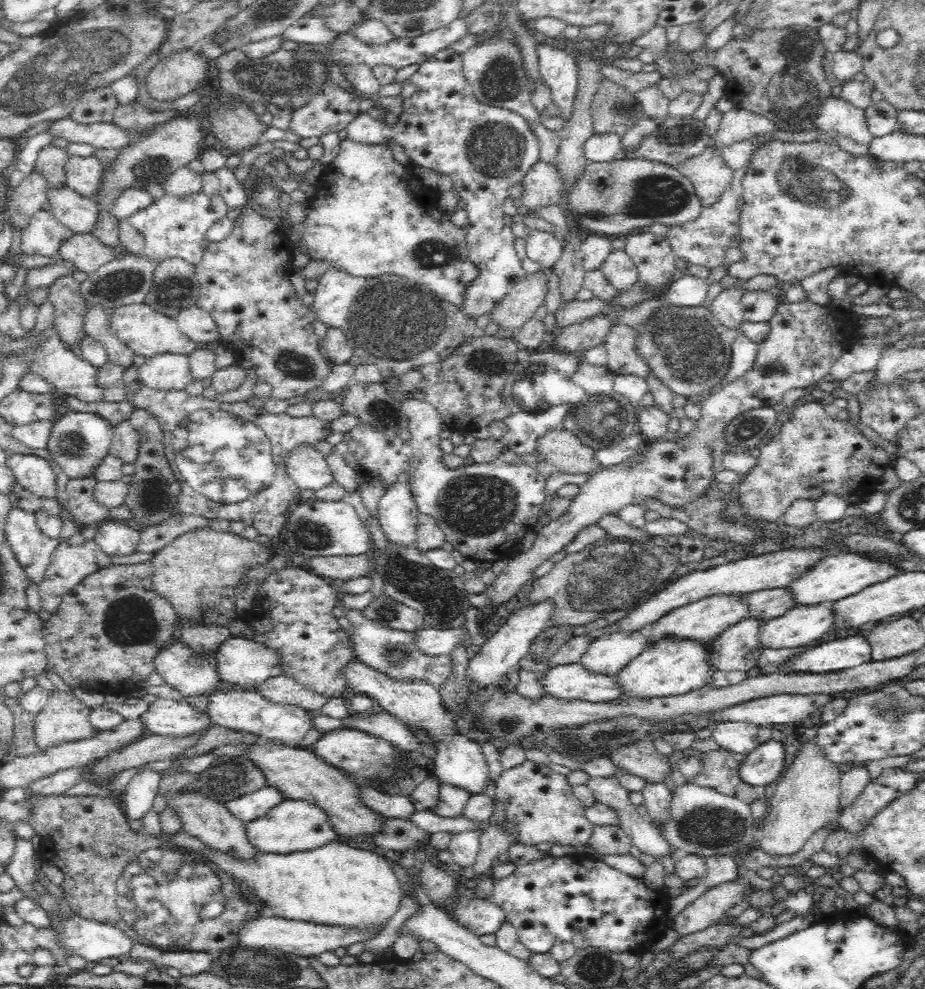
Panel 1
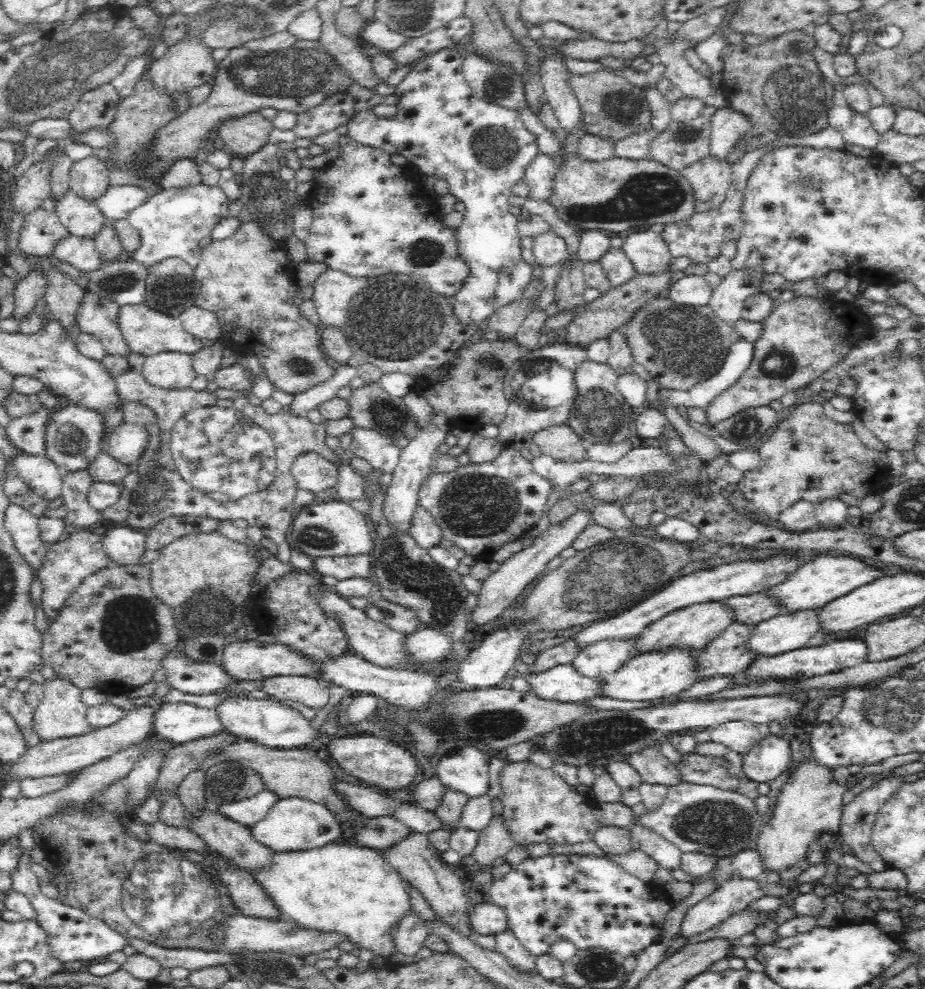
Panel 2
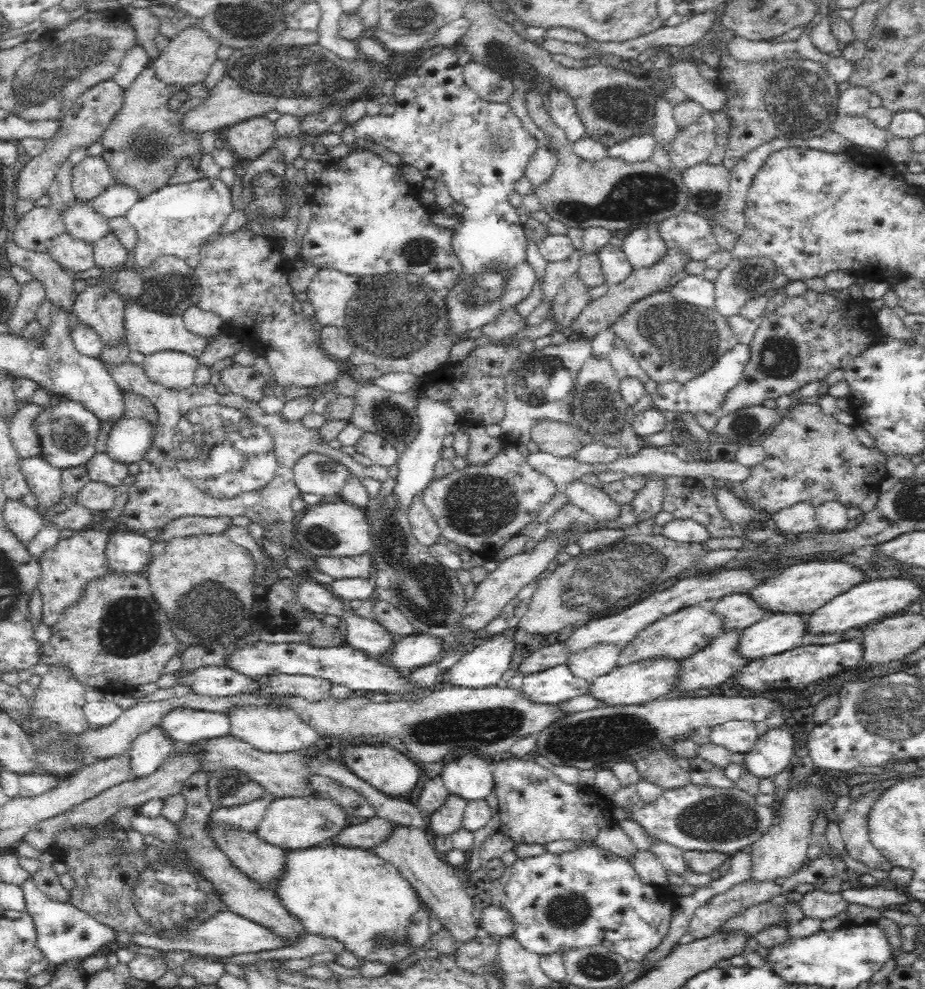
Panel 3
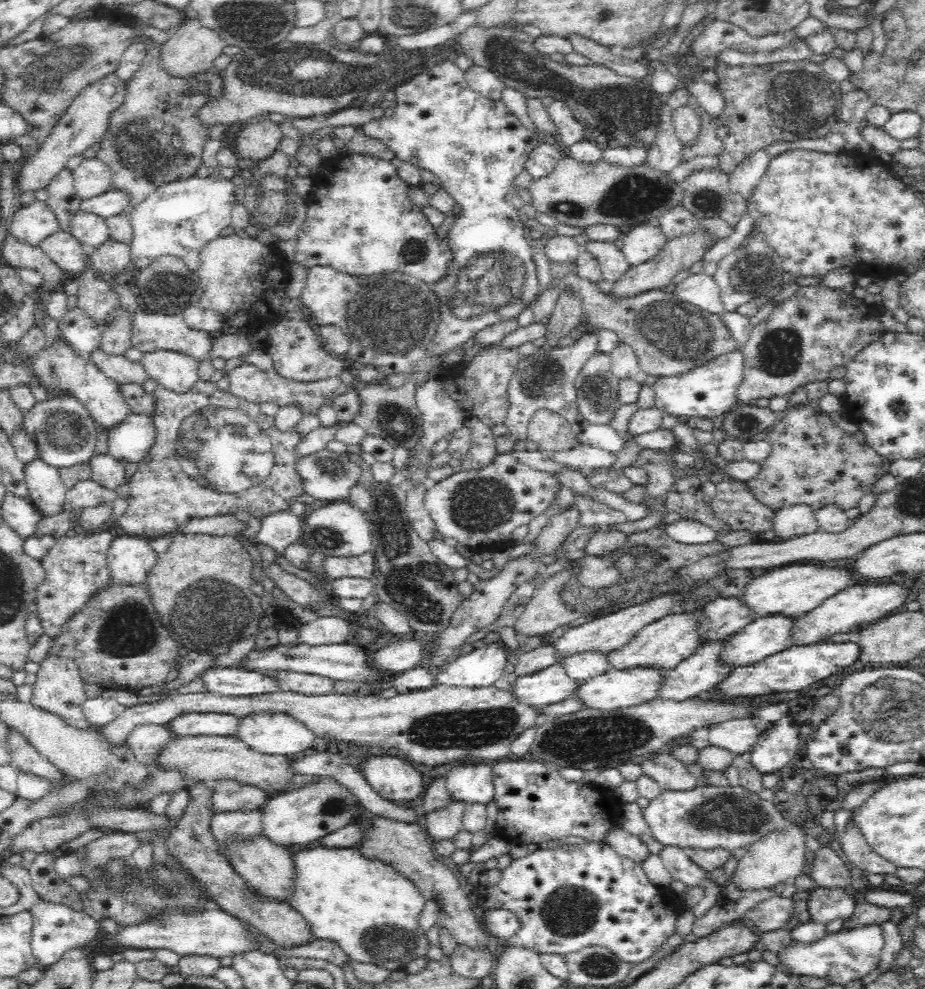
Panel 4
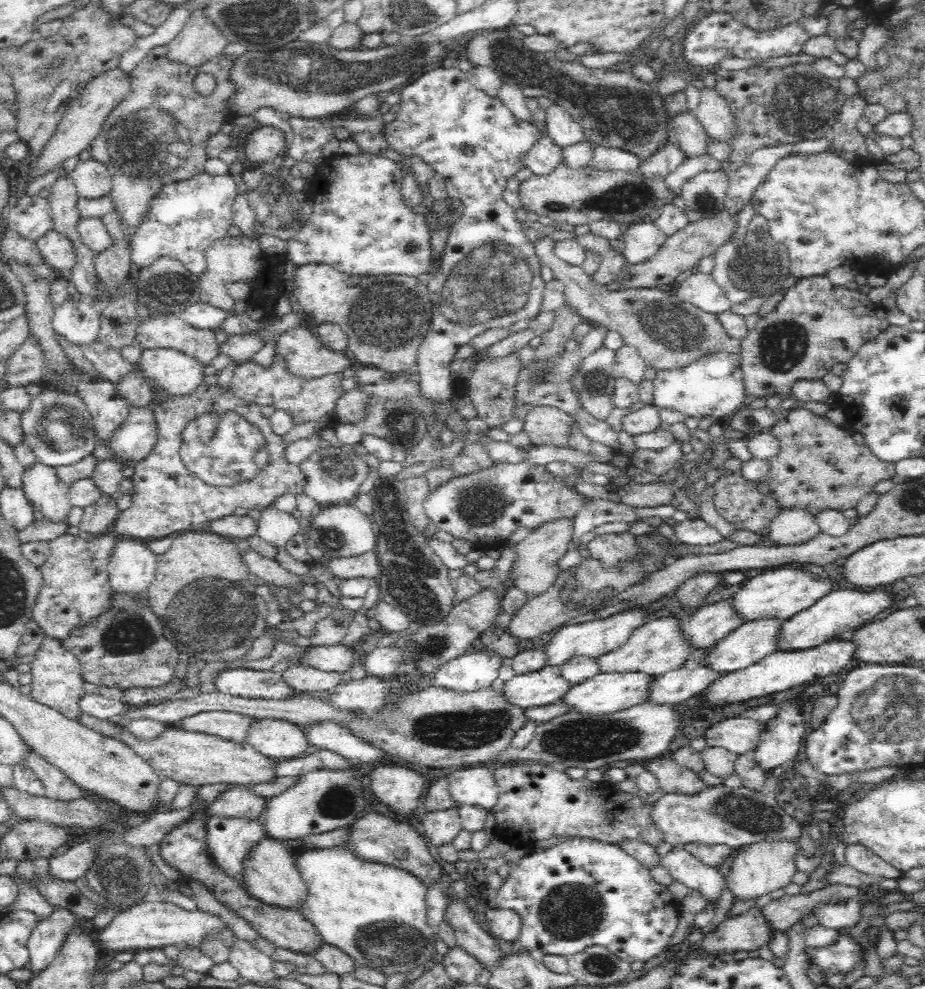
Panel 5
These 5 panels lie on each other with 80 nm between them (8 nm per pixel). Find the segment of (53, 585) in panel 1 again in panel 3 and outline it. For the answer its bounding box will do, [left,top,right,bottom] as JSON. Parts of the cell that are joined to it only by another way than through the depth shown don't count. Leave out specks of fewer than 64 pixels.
[37,531,111,628]

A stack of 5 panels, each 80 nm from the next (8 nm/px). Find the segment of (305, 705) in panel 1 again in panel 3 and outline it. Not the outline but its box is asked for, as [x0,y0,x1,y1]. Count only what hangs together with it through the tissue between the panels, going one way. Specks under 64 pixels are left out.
[266,675,331,700]

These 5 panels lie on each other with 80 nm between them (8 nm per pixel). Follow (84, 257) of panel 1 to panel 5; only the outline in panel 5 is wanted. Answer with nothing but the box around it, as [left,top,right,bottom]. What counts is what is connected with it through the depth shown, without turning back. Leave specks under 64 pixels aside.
[37,230,77,271]

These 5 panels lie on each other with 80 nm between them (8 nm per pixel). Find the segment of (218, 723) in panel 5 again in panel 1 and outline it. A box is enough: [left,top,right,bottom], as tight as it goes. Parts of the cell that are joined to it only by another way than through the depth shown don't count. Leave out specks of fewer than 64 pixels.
[139,697,214,738]

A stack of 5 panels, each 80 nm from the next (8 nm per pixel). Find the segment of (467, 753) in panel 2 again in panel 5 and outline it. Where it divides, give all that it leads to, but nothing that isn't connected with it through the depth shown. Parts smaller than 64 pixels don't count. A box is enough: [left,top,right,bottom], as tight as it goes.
[447,766,500,811]

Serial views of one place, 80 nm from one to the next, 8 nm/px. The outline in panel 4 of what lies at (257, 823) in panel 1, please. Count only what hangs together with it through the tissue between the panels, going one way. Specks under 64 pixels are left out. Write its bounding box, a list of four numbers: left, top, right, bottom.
[262,777,356,846]

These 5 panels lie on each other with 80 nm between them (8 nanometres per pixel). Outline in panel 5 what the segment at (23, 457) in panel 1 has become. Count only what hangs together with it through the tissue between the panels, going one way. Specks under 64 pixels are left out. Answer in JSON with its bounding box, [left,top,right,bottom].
[22,461,73,524]

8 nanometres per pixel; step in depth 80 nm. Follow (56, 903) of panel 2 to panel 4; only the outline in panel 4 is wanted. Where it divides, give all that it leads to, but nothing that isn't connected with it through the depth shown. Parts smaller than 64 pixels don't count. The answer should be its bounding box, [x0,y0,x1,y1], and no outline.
[29,897,102,968]

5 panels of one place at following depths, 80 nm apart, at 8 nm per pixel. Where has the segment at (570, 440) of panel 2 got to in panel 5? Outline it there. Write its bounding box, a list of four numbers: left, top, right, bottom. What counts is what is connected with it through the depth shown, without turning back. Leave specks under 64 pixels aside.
[523,406,573,447]

